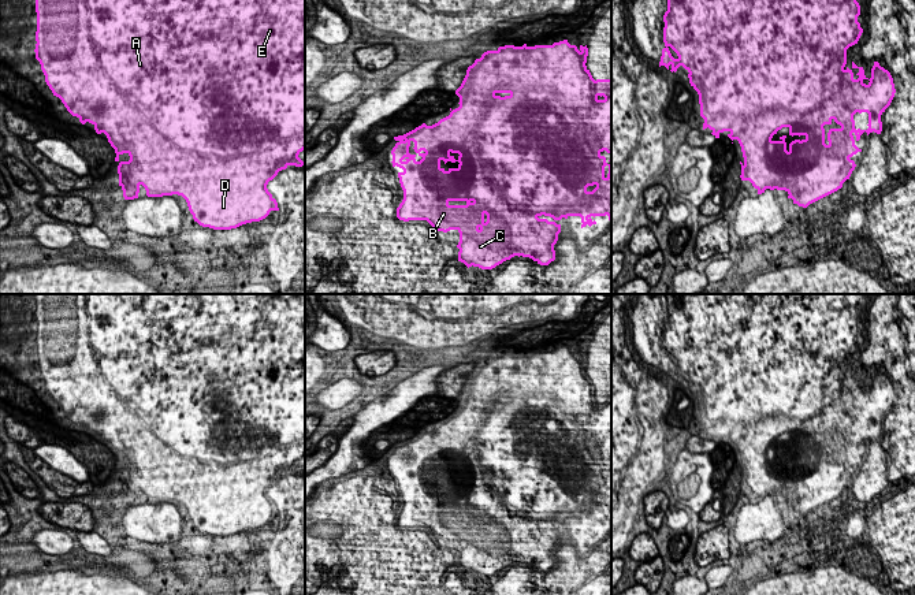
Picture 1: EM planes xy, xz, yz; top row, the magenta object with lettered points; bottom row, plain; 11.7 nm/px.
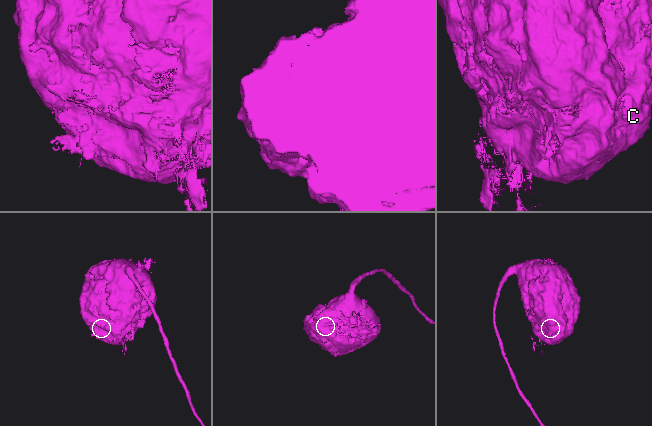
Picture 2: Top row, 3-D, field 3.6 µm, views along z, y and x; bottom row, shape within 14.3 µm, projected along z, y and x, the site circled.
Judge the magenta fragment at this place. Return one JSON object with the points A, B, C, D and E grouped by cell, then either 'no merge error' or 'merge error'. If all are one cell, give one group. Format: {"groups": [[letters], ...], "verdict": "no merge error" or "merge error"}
{"groups": [["A", "C", "D", "E"], ["B"]], "verdict": "merge error"}

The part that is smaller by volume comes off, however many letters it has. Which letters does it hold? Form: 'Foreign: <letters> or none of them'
Foreign: B

